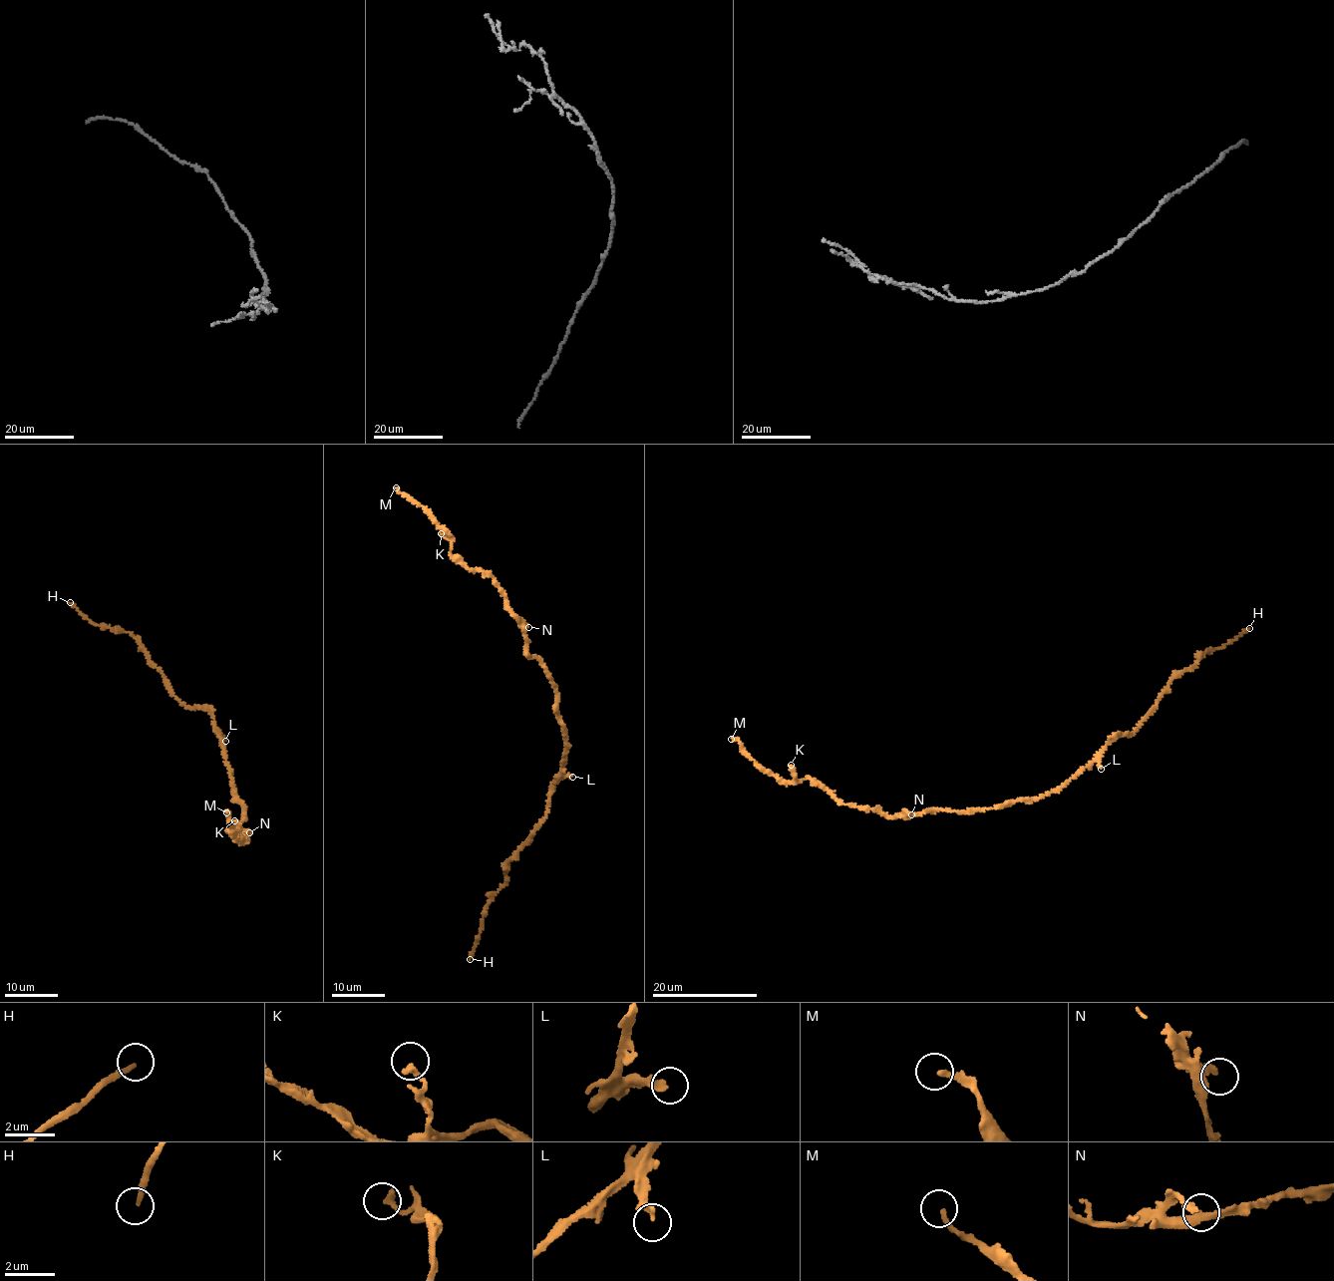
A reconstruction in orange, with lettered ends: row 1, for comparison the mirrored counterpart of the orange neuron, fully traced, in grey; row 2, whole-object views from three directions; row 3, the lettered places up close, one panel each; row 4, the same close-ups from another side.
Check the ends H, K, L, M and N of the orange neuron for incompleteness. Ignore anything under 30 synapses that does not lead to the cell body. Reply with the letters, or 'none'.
none

